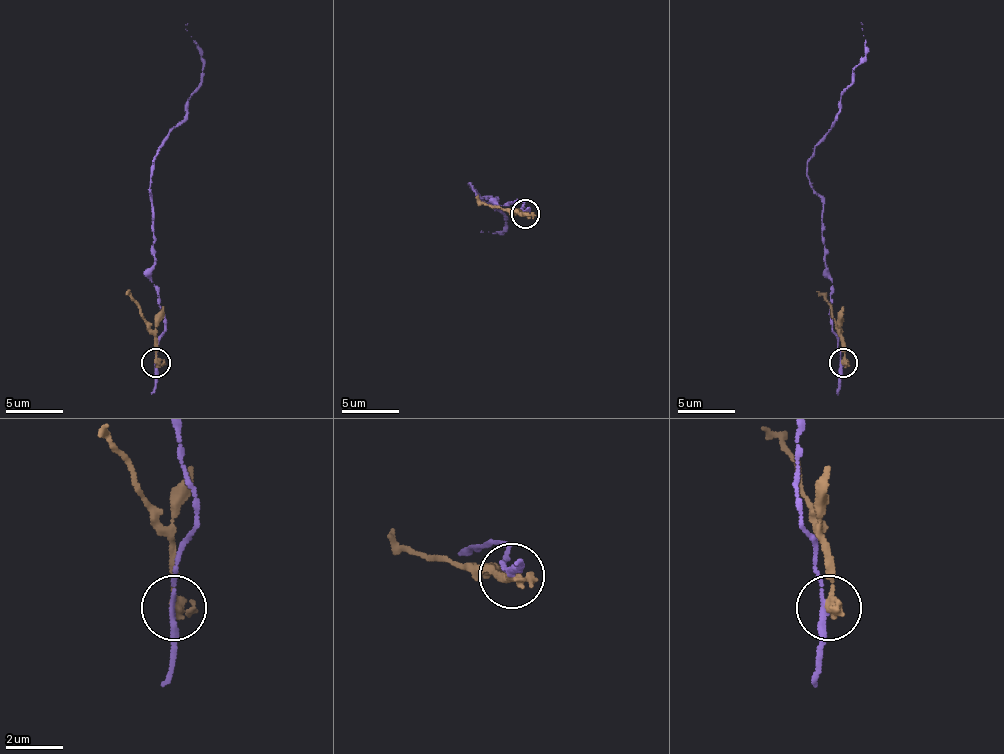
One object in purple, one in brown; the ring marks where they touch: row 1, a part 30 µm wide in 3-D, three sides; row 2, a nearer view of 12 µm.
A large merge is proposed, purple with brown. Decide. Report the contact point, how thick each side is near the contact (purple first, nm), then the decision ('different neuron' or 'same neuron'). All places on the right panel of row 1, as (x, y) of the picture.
(843, 363) | 160/320 nm | different neuron

